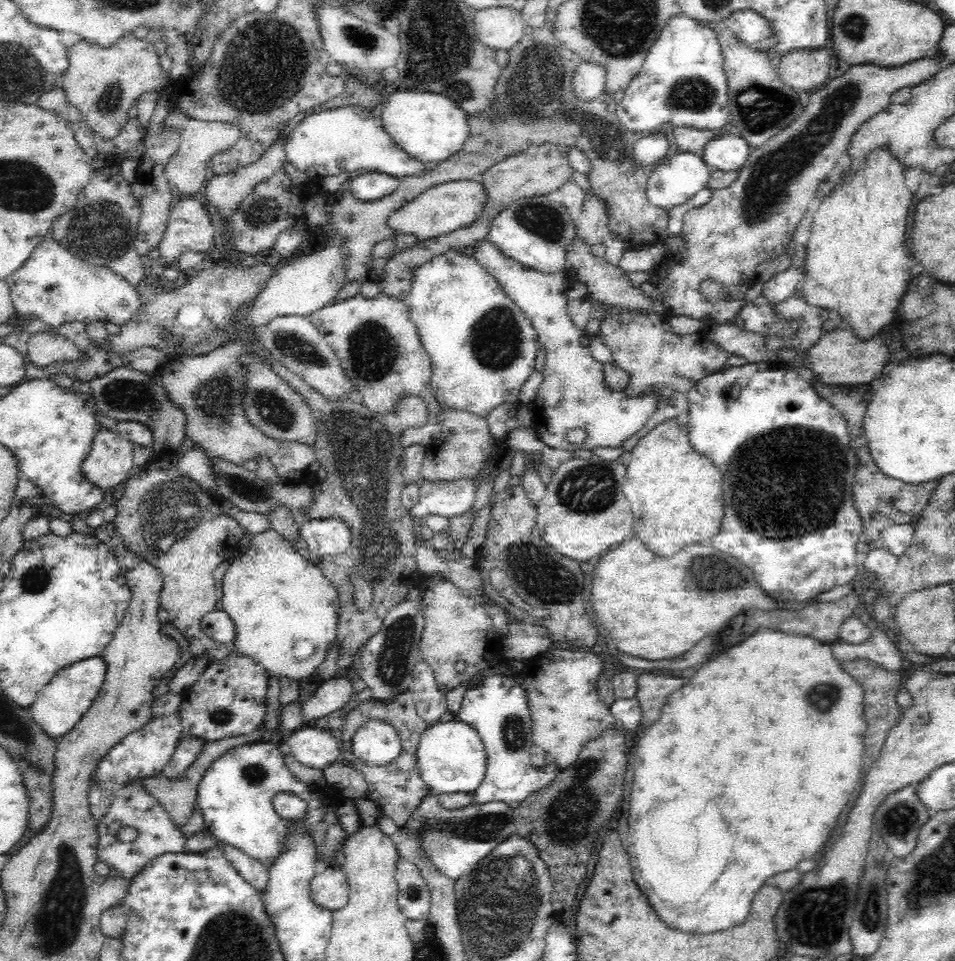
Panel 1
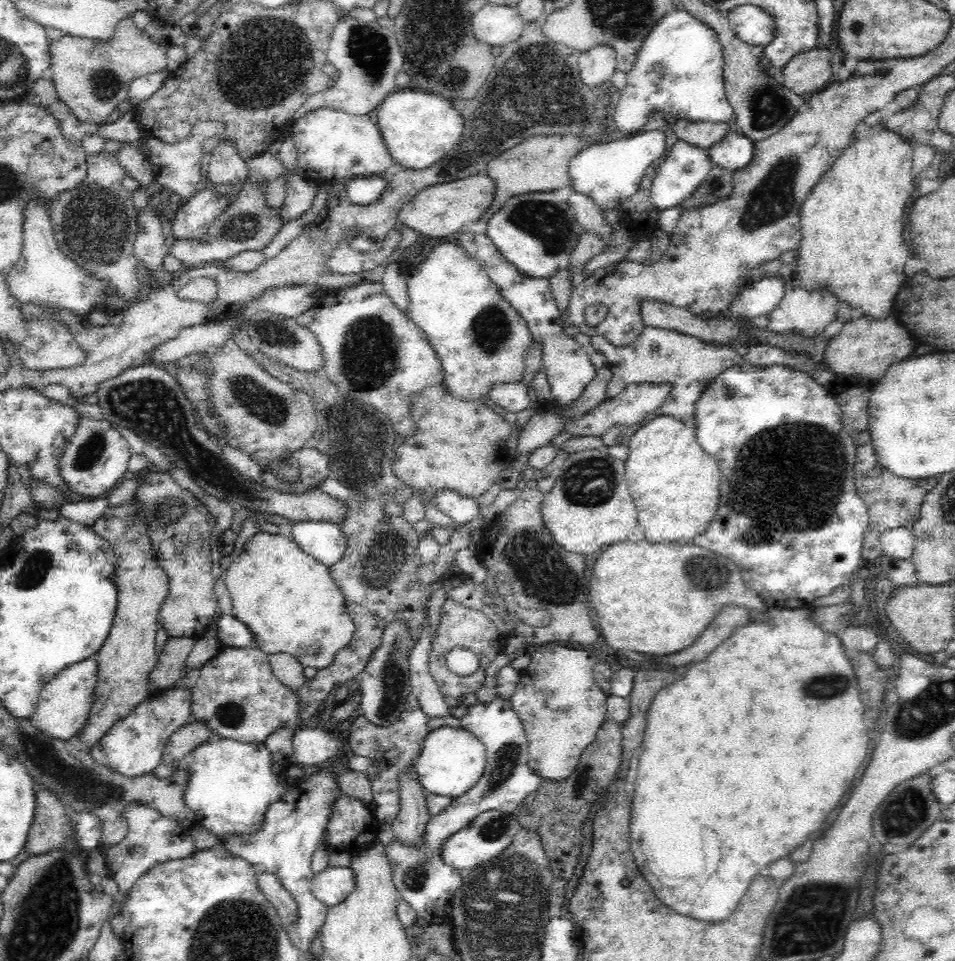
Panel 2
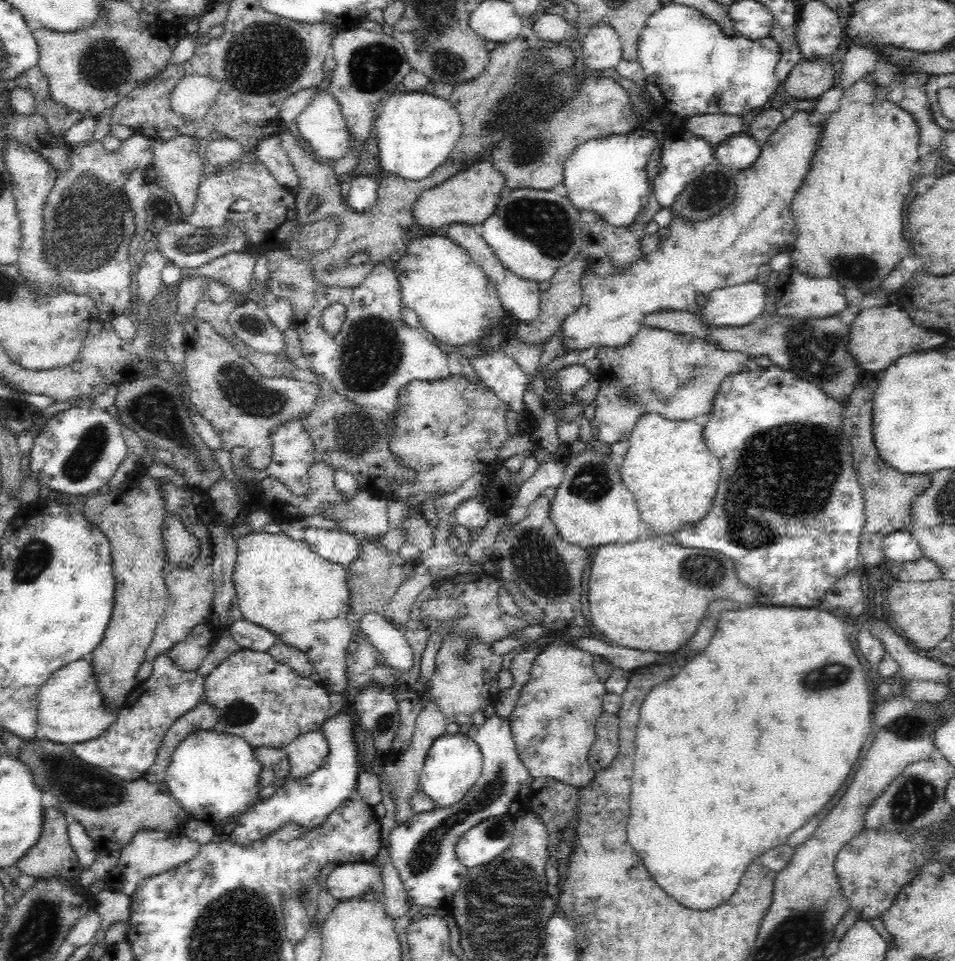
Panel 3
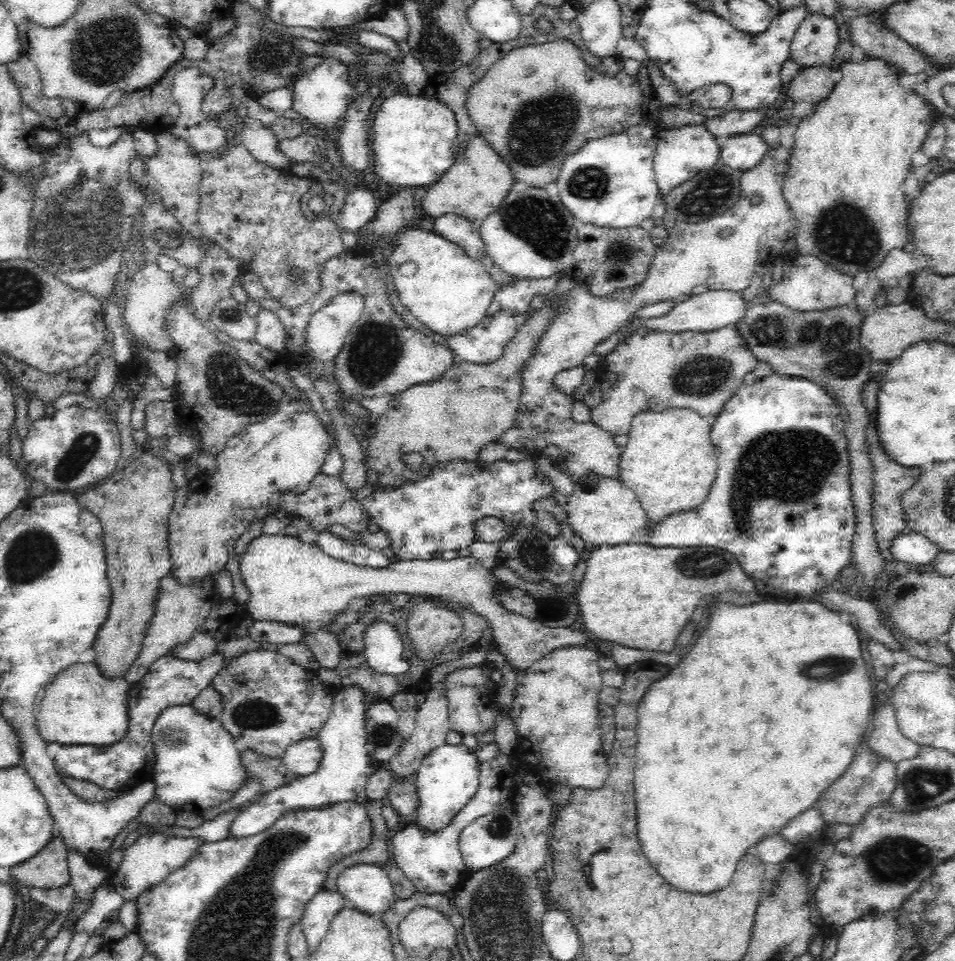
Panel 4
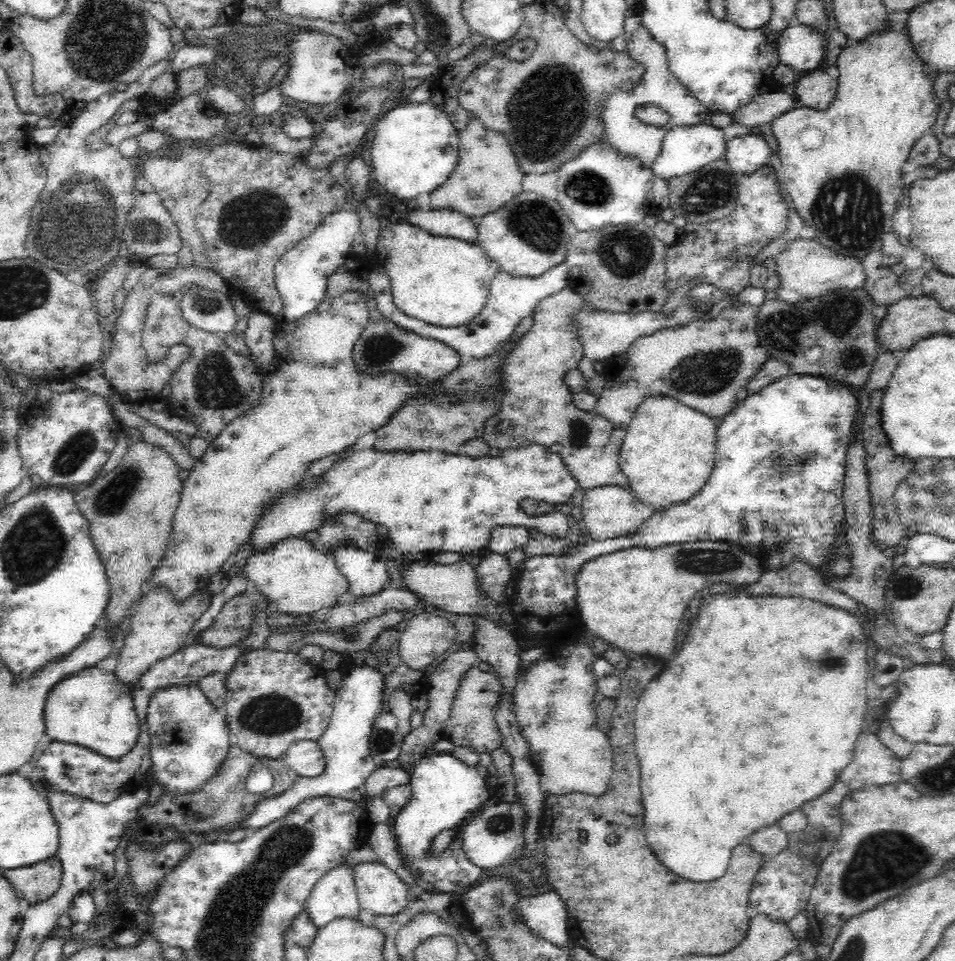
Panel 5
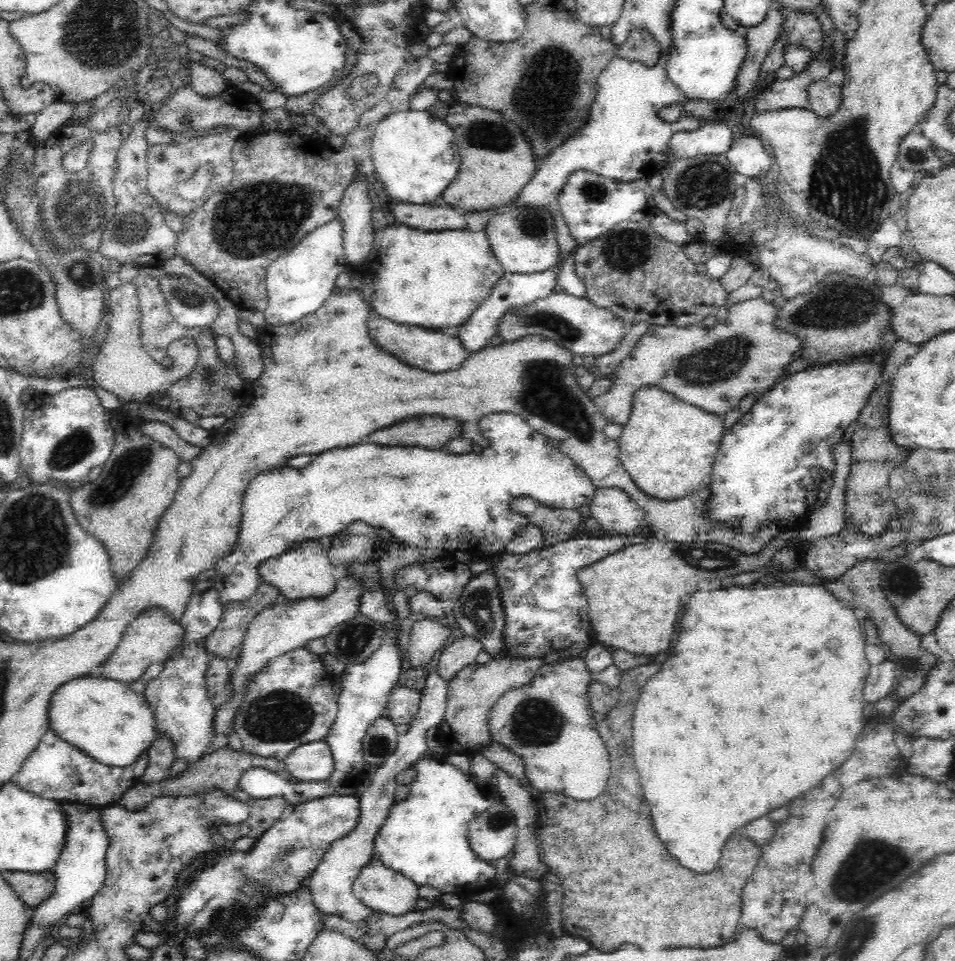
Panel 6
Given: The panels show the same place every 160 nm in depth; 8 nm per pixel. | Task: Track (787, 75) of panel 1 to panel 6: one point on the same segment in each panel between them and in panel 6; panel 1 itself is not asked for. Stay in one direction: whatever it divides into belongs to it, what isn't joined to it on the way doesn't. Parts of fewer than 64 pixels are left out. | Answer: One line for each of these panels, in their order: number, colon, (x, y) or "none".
2: (810, 71)
3: (808, 79)
4: (812, 85)
5: (817, 90)
6: (824, 99)

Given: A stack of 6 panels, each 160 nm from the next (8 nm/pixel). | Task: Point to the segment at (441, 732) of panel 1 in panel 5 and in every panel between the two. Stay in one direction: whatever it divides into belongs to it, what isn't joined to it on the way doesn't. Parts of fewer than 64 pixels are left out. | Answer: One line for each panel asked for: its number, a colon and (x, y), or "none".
2: (451, 760)
3: (453, 764)
4: (448, 777)
5: (446, 794)

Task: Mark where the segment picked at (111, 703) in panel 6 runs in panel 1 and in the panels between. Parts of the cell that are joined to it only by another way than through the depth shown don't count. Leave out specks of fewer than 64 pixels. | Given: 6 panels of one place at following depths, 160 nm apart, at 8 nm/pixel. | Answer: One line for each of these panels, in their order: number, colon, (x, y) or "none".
1: (59, 706)
2: (62, 710)
3: (71, 708)
4: (81, 706)
5: (93, 709)

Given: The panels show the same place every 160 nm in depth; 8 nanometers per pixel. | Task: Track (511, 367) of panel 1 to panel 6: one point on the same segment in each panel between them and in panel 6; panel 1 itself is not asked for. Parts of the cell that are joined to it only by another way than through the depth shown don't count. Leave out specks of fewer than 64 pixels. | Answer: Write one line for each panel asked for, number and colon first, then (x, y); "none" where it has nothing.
2: (481, 340)
3: (455, 301)
4: (450, 292)
5: (442, 281)
6: (435, 280)

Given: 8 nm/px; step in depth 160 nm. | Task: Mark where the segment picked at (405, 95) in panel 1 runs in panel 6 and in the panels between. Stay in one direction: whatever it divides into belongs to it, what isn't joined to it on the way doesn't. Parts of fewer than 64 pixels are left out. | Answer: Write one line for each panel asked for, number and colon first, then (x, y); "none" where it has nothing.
2: (419, 129)
3: (417, 131)
4: (415, 142)
5: (416, 149)
6: (414, 155)

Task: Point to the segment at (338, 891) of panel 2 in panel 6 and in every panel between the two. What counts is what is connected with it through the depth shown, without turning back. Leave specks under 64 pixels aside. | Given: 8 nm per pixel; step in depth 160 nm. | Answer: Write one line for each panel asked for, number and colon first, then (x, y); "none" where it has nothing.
3: (346, 881)
4: (367, 887)
5: (380, 890)
6: (382, 889)

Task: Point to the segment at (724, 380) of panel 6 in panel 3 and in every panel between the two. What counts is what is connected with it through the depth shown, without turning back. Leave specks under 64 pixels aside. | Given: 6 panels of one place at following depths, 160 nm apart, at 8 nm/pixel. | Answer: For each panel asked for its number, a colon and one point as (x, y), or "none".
3: (677, 376)
4: (654, 371)
5: (703, 364)

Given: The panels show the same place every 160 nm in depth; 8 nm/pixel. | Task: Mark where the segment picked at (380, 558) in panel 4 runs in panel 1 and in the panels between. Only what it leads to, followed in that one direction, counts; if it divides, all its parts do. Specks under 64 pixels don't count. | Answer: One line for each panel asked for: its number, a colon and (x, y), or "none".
1: (327, 538)
2: (325, 541)
3: (341, 548)

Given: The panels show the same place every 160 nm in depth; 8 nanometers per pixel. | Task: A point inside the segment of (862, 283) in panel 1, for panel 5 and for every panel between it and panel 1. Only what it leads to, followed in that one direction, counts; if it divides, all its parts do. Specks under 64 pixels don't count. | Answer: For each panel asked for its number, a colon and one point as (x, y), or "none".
2: (851, 224)
3: (848, 212)
4: (843, 181)
5: (846, 190)

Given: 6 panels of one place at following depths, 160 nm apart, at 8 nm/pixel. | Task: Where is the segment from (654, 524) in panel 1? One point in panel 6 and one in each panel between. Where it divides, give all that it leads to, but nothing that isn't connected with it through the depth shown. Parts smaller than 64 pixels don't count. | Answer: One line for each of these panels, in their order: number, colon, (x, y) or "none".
2: (674, 483)
3: (672, 475)
4: (669, 462)
5: (668, 453)
6: (668, 447)

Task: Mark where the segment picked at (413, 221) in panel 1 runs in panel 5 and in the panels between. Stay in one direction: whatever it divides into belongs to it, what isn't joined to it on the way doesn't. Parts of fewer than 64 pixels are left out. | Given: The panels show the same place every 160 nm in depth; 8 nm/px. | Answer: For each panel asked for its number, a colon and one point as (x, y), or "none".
2: (445, 208)
3: (470, 197)
4: (473, 187)
5: (488, 175)

